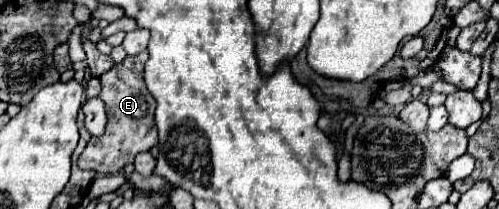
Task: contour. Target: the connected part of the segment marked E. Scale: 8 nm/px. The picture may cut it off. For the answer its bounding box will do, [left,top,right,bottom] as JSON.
[78,52,158,174]

